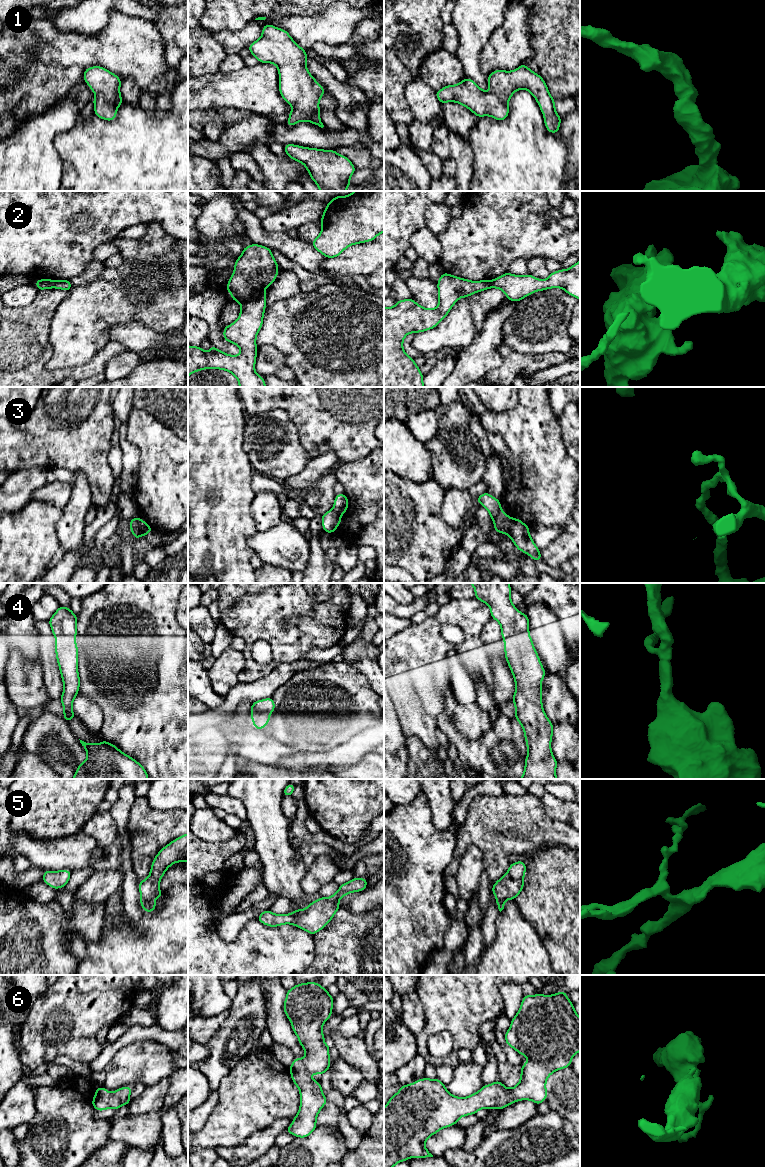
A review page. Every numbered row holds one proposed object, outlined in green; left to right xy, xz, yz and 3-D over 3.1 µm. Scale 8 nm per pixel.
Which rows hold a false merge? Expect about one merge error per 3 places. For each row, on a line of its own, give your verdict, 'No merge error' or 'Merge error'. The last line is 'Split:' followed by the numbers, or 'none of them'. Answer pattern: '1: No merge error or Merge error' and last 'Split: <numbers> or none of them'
1: No merge error
2: Merge error
3: Merge error
4: No merge error
5: No merge error
6: No merge error
Split: 2, 3

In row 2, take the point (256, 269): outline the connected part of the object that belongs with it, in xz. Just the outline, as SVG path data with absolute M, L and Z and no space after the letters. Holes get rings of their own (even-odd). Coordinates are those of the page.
M252 243L243 248L240 257L235 260L226 290L230 292L231 299L242 304L263 293L277 278L278 268L271 249Z

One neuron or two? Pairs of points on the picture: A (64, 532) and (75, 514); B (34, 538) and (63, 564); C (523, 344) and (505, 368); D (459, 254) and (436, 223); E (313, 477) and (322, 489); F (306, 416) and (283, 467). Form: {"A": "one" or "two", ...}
{"A": "one", "B": "two", "C": "two", "D": "two", "E": "two", "F": "two"}

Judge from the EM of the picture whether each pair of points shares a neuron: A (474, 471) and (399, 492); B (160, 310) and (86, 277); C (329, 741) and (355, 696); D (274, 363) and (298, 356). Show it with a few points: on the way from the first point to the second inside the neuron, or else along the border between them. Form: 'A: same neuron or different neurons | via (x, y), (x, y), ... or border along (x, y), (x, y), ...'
A: different neurons | border along (432, 478), (443, 492)
B: different neurons | border along (105, 265), (94, 280), (72, 286)
C: same neuron | via (341, 729), (359, 713), (355, 708)
D: different neurons | border along (266, 345), (277, 347), (283, 353), (286, 365)

